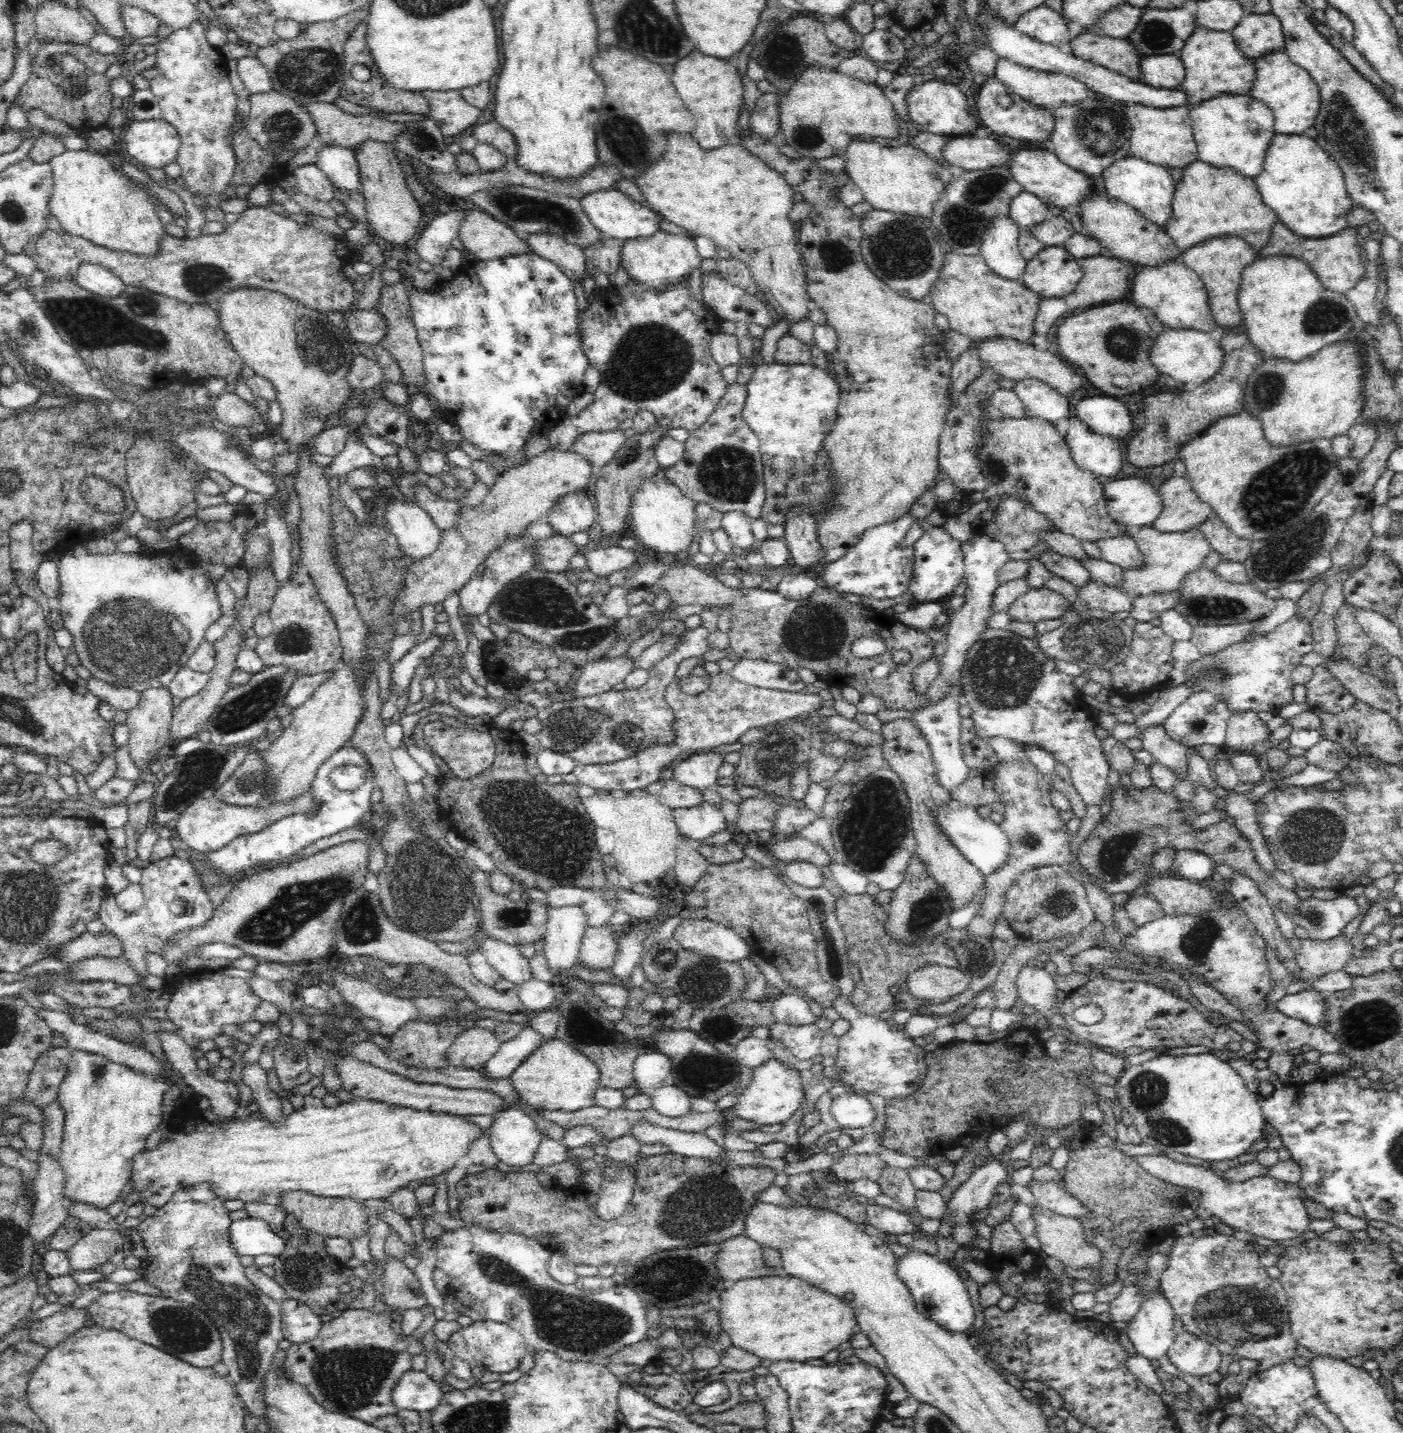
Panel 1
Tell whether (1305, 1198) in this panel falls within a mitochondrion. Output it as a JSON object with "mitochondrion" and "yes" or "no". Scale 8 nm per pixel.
{"mitochondrion":"no"}

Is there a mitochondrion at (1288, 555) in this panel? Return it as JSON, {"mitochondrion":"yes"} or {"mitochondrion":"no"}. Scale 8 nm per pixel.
{"mitochondrion":"yes"}

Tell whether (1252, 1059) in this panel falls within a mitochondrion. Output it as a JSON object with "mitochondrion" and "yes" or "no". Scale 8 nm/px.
{"mitochondrion":"no"}

